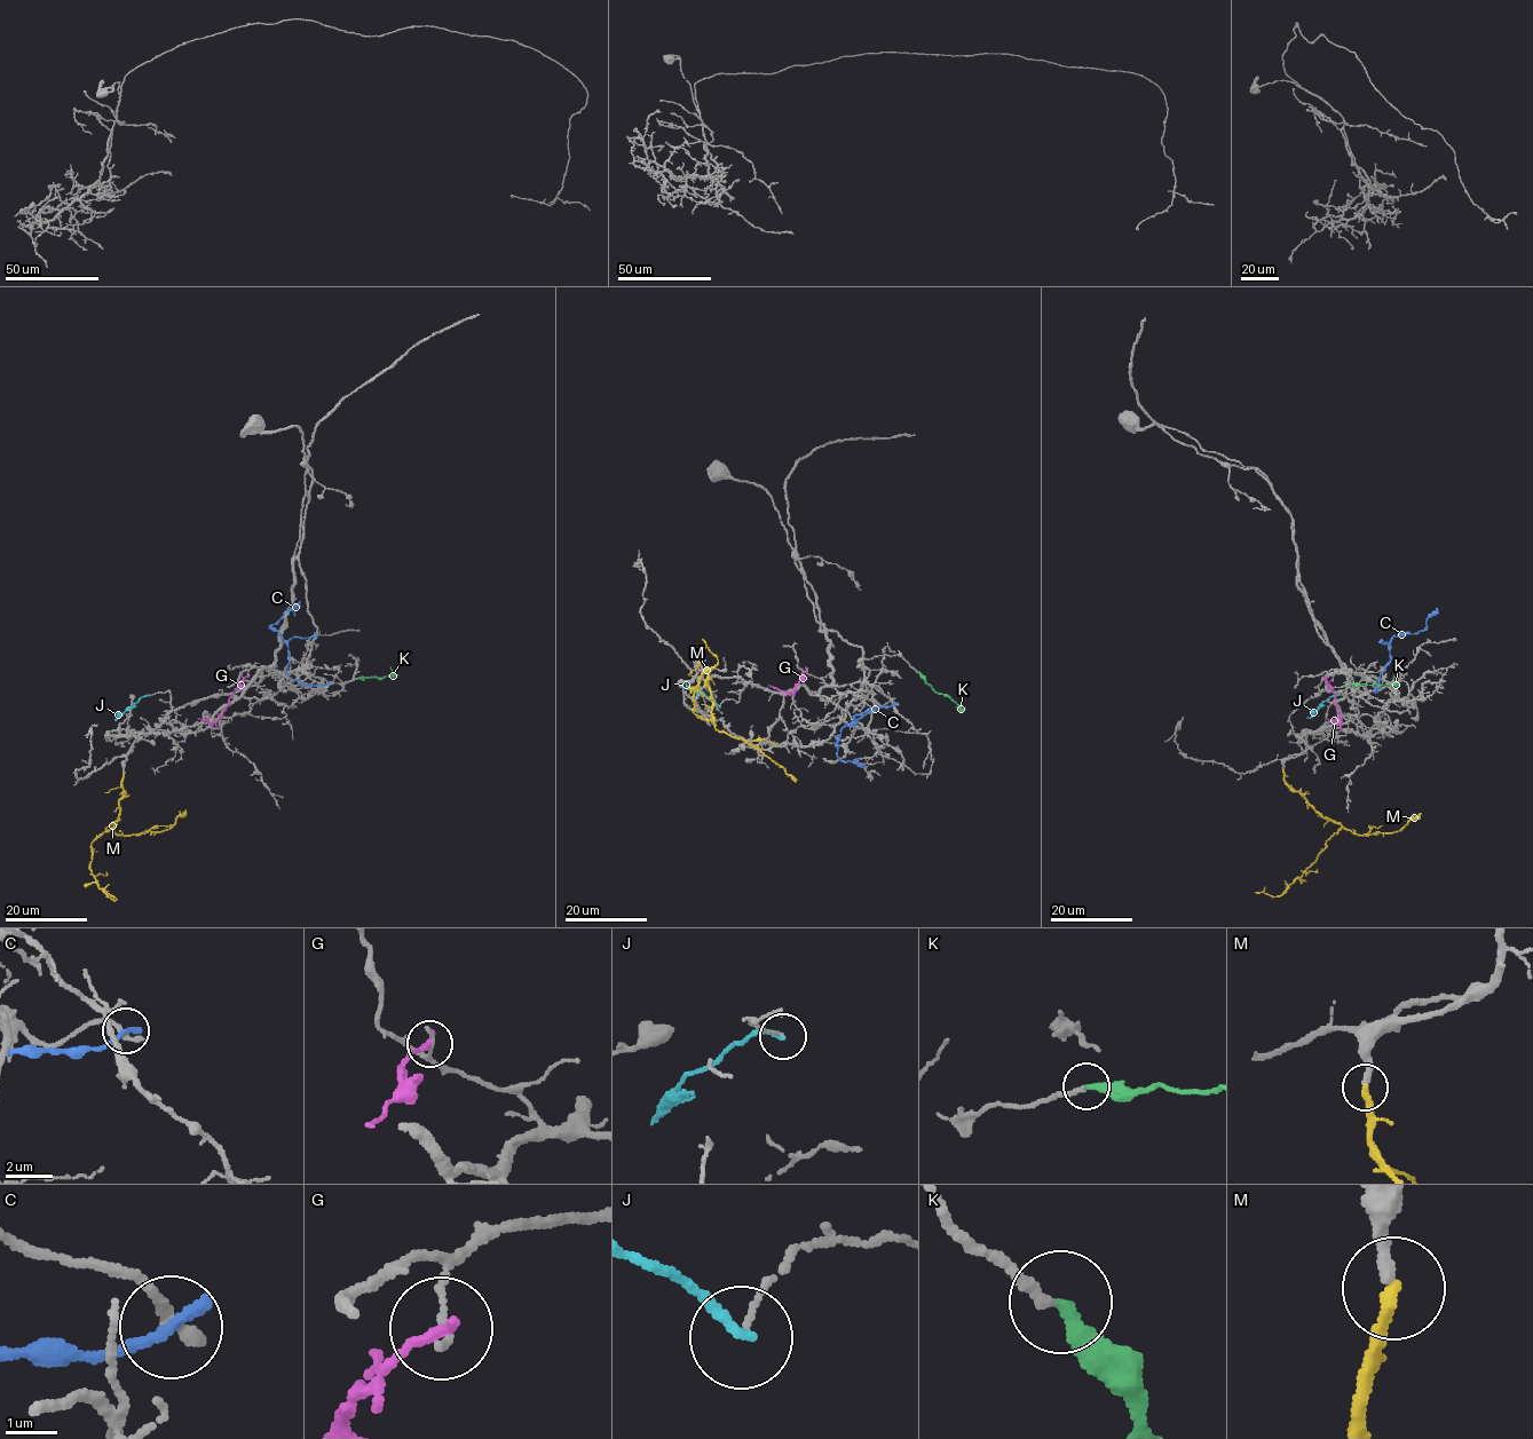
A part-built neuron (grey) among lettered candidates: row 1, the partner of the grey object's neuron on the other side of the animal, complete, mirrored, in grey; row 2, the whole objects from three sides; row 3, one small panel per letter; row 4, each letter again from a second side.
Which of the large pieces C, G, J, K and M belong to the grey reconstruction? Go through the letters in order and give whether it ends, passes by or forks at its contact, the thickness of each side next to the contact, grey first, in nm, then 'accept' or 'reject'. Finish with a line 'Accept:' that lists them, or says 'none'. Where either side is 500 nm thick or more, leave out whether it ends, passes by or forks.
C: it ends | 300/300 nm | reject
G: it ends | 150/240 nm | reject
J: it ends | 90/200 nm | reject
K: it ends | 220/320 nm | accept
M: it ends | 280/240 nm | accept
Accept: K, M

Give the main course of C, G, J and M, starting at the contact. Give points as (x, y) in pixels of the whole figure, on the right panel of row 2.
C: (1375, 689), (1380, 673), (1390, 658), (1389, 646), (1393, 635), (1424, 630), (1428, 618), (1438, 614)
G: (1325, 677), (1341, 719), (1337, 724), (1327, 718)
J: (1340, 695), (1330, 697), (1306, 718)
M: (1282, 771), (1286, 784), (1324, 816), (1338, 823), (1340, 828), (1280, 895), (1255, 892)

